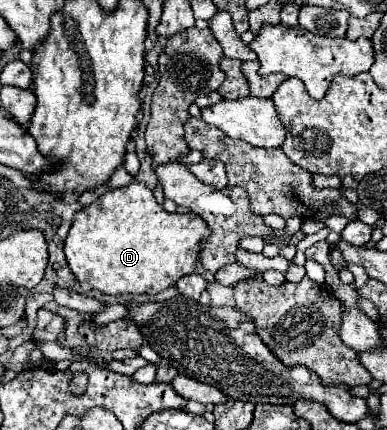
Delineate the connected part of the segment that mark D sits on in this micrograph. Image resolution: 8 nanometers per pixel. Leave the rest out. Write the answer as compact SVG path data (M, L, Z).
M130 183L126 187L110 189L100 195L94 203L80 209L74 215L74 223L64 241L64 253L70 271L76 275L80 283L88 283L90 287L106 293L106 295L122 295L122 293L150 293L156 295L166 287L174 285L180 277L194 273L198 259L198 243L208 237L208 225L198 215L180 215L166 213L162 205L156 203L152 191L144 183Z

